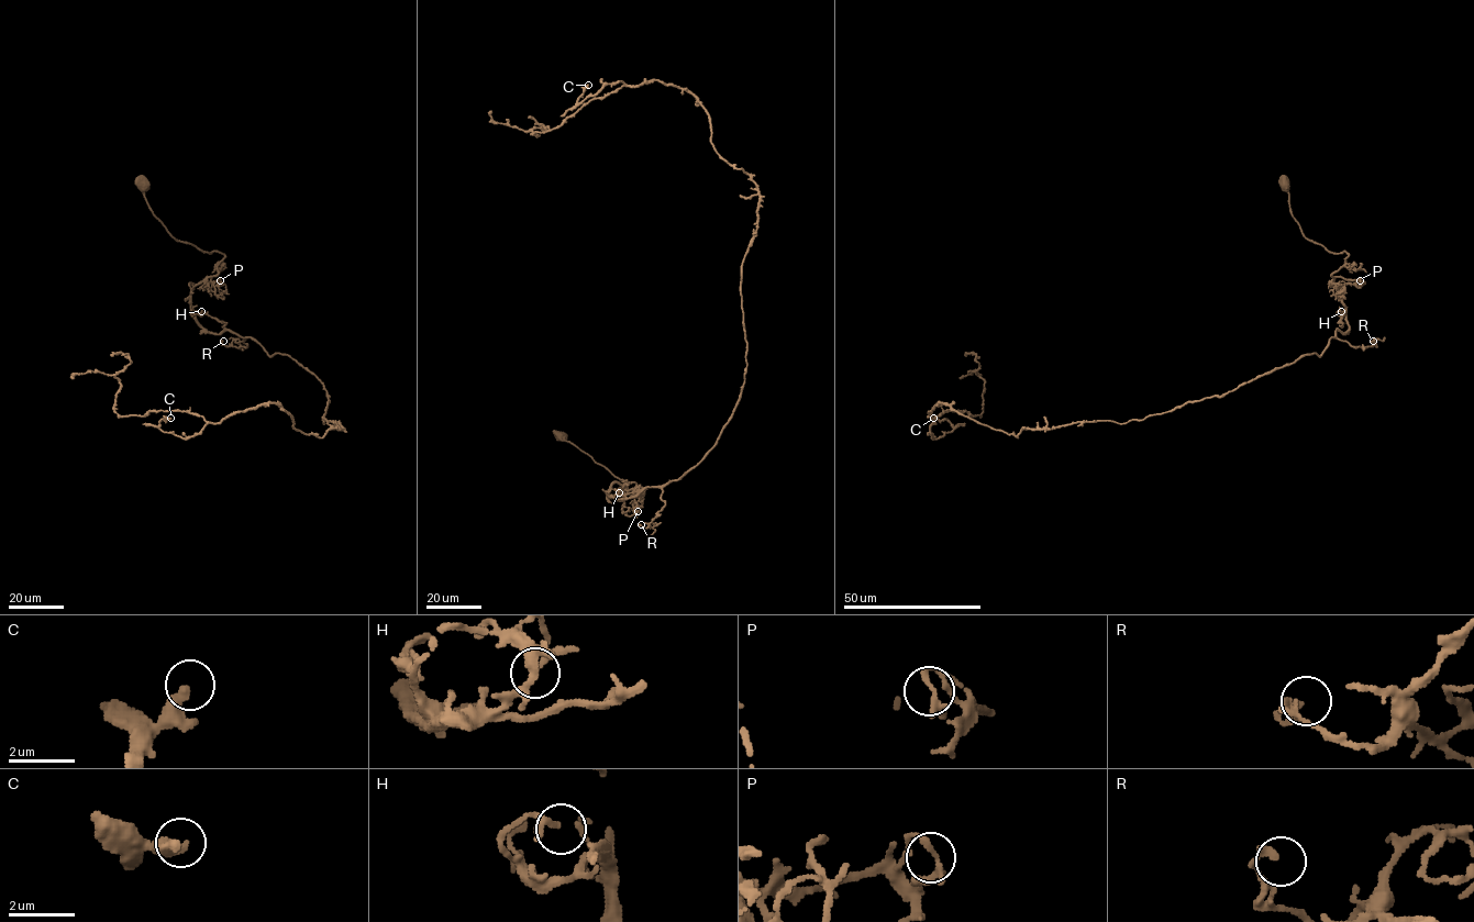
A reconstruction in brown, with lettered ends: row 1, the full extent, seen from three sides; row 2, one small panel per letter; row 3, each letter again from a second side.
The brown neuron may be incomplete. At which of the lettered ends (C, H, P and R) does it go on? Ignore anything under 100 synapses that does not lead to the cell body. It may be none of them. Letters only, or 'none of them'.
none of them

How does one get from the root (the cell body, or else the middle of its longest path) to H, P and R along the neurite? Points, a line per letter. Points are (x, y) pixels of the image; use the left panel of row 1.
H: (142, 184), (150, 209), (173, 237), (224, 256), (218, 273), (191, 291), (192, 309), (200, 315), (201, 311)
P: (142, 184), (150, 209), (173, 237), (224, 256), (217, 267), (218, 273), (204, 281), (220, 280)
R: (142, 184), (173, 237), (224, 256), (190, 293), (202, 328), (232, 331), (246, 346), (223, 341)

